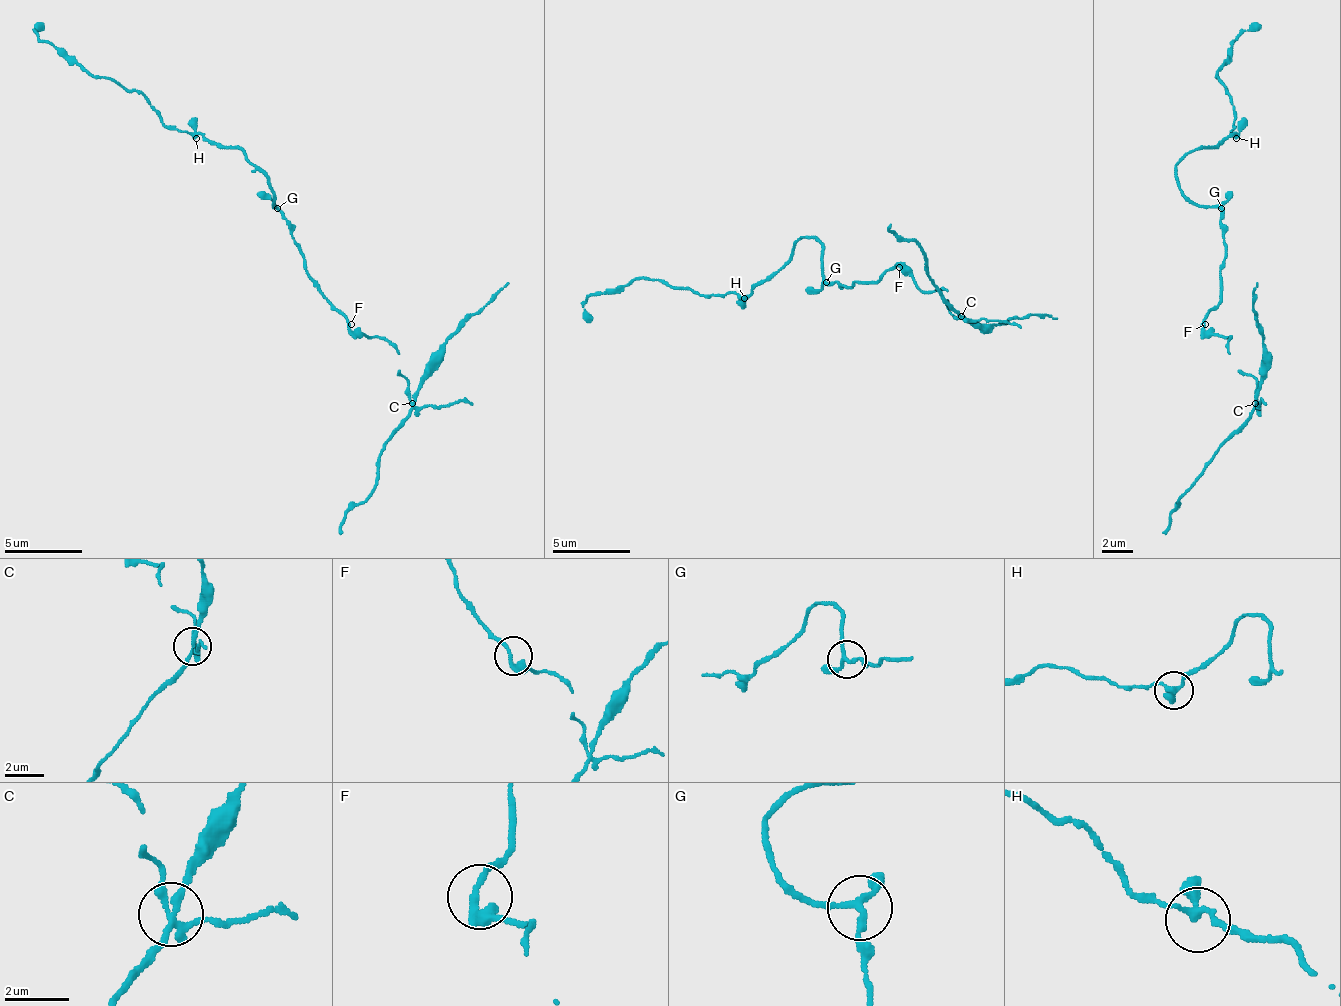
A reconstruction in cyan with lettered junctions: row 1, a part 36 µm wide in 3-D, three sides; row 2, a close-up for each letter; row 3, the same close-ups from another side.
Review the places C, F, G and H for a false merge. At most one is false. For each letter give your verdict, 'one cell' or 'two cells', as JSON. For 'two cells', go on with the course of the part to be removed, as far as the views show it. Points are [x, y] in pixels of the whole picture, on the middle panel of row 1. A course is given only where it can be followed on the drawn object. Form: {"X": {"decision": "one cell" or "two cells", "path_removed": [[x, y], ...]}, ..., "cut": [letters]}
{"C": {"decision": "two cells", "path_removed": [[962, 317], [927, 275], [923, 251], [888, 224]]}, "F": {"decision": "one cell"}, "G": {"decision": "one cell"}, "H": {"decision": "one cell"}, "cut": ["C"]}

